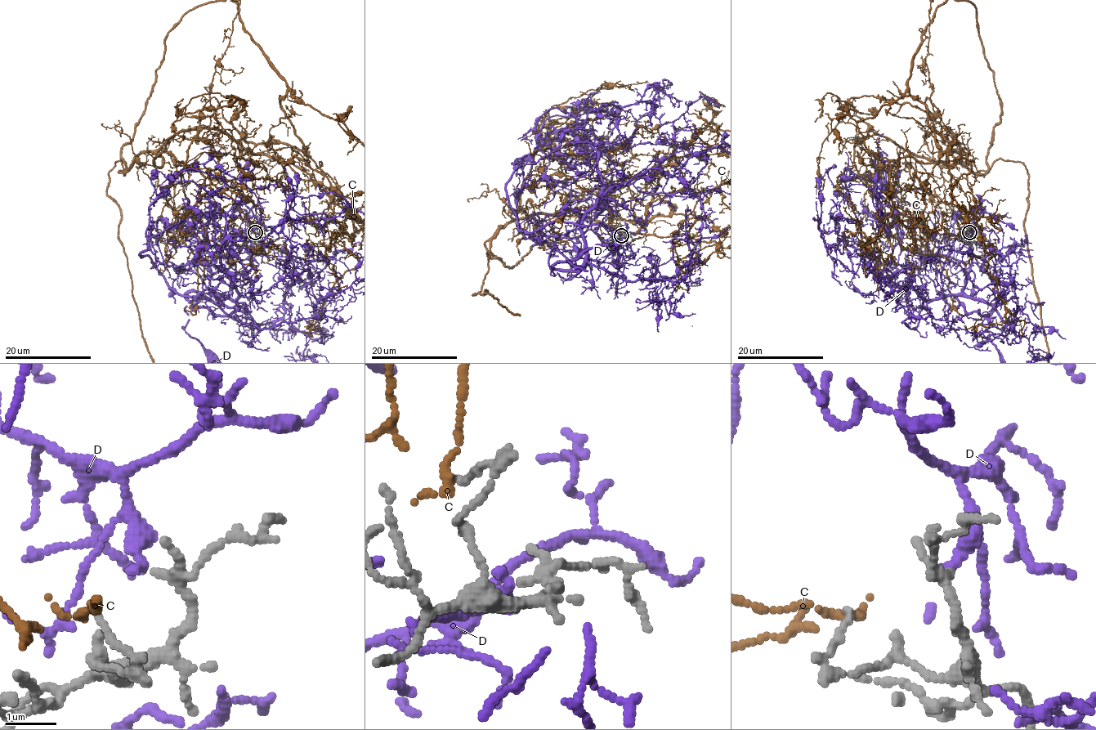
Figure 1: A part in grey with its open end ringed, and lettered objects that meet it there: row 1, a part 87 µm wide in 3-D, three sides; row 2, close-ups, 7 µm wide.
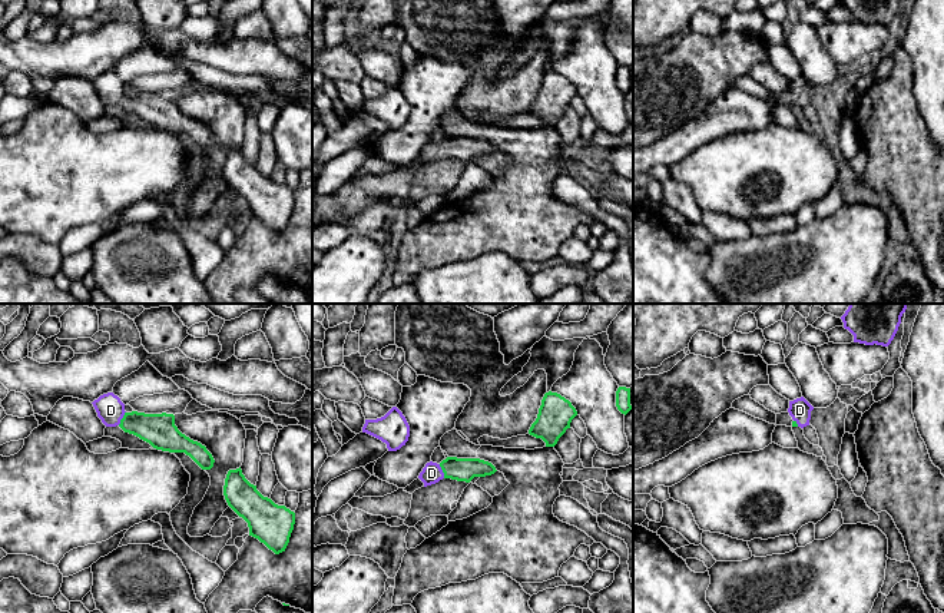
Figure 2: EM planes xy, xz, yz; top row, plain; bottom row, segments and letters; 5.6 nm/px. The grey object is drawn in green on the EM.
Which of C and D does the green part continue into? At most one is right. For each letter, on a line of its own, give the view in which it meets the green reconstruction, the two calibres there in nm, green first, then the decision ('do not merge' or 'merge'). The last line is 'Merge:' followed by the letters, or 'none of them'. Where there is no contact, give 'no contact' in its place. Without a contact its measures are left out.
C: no contact; do not merge
D: meets green in xz; 130 nm thick on the green side, 110 nm on the other; merge
Merge: D

